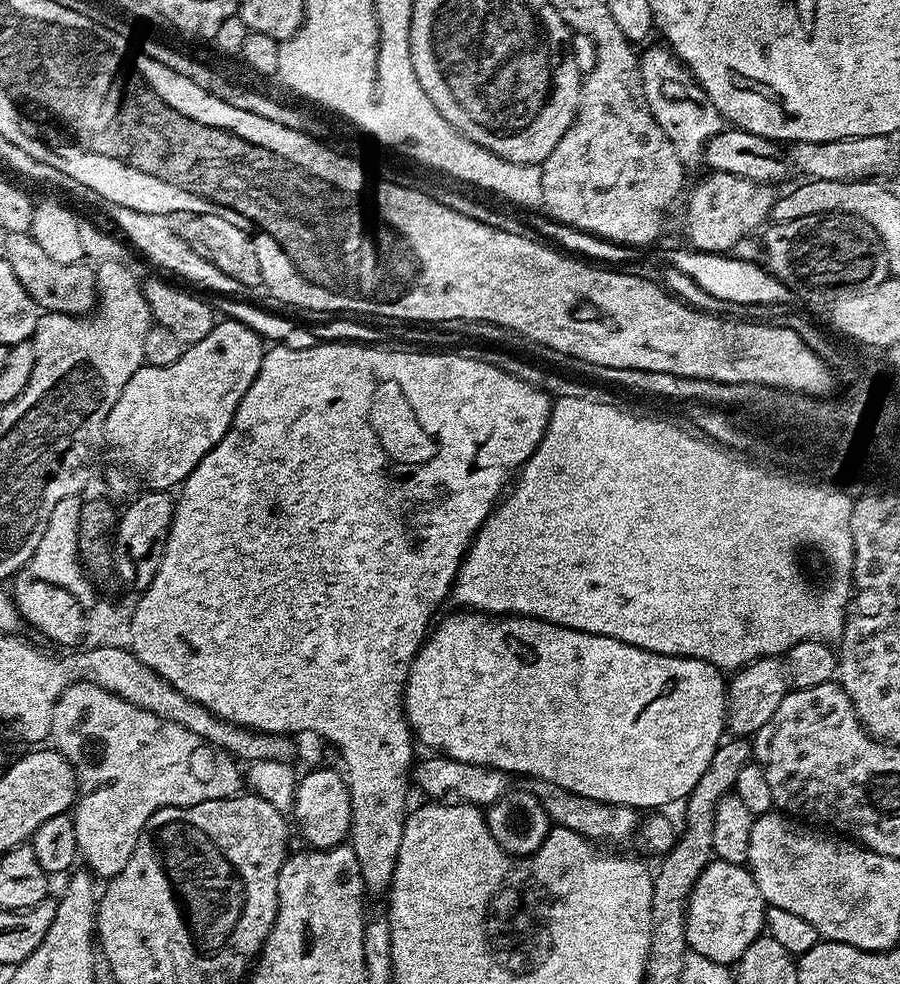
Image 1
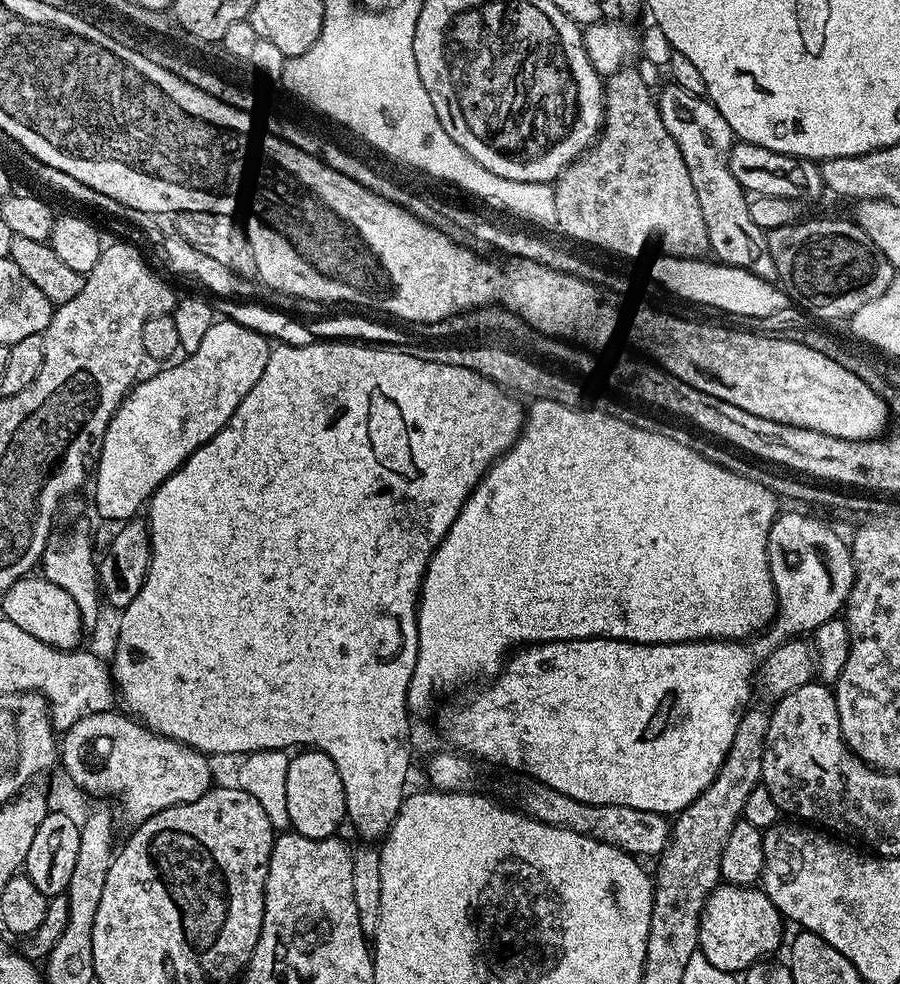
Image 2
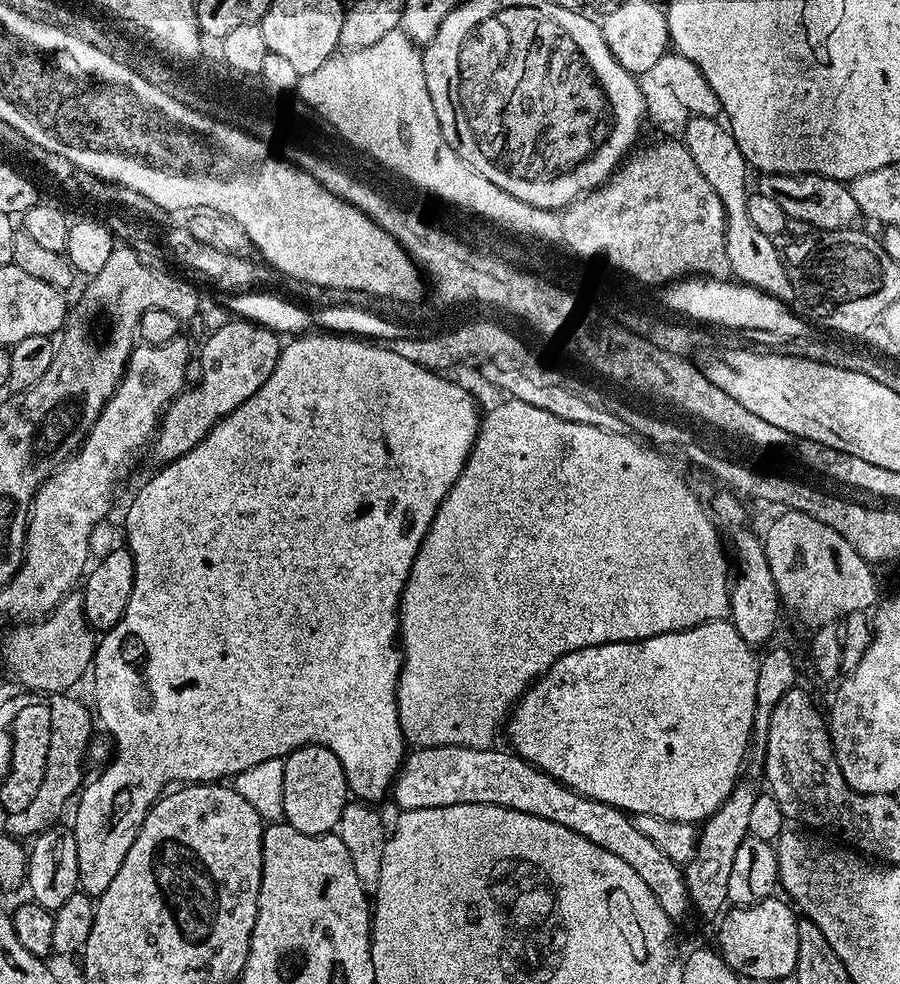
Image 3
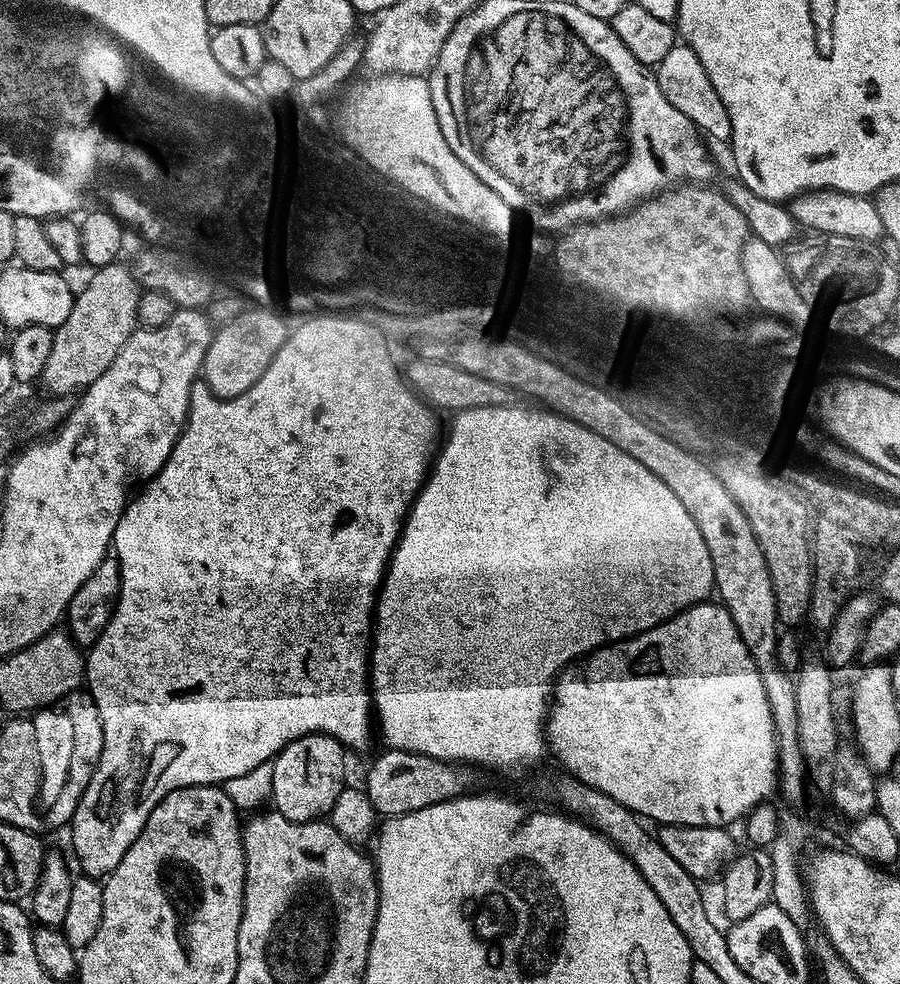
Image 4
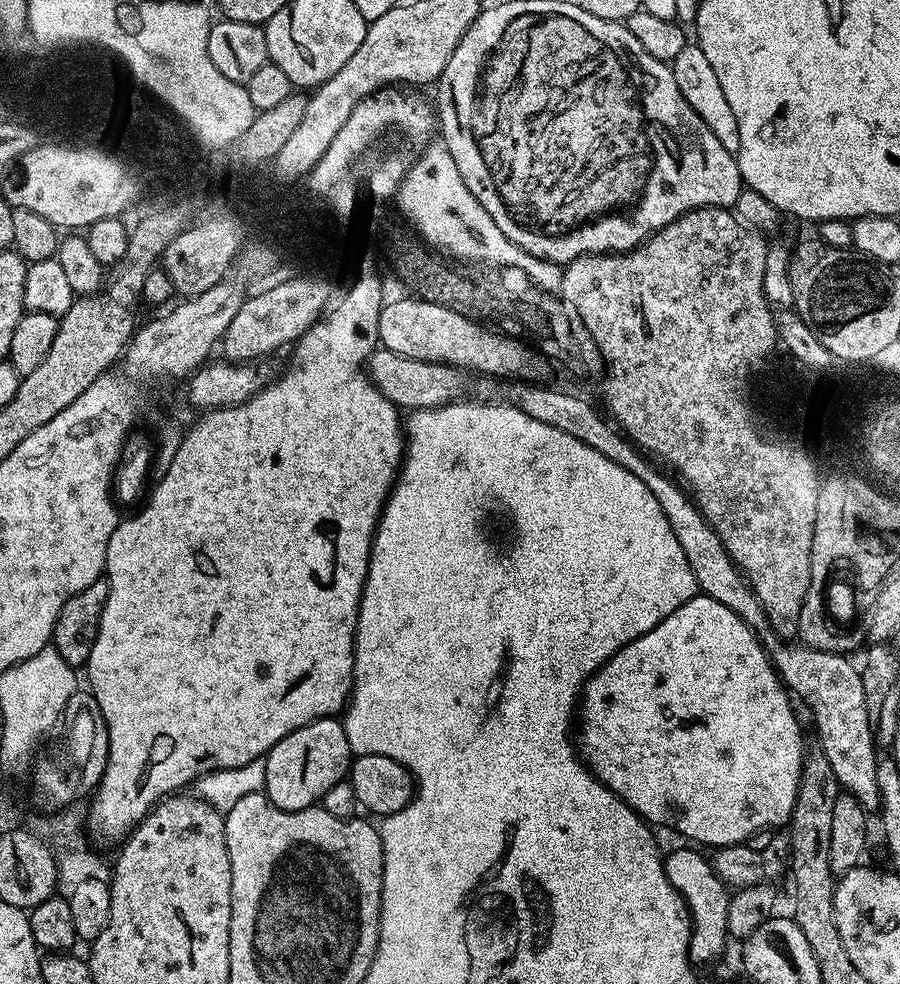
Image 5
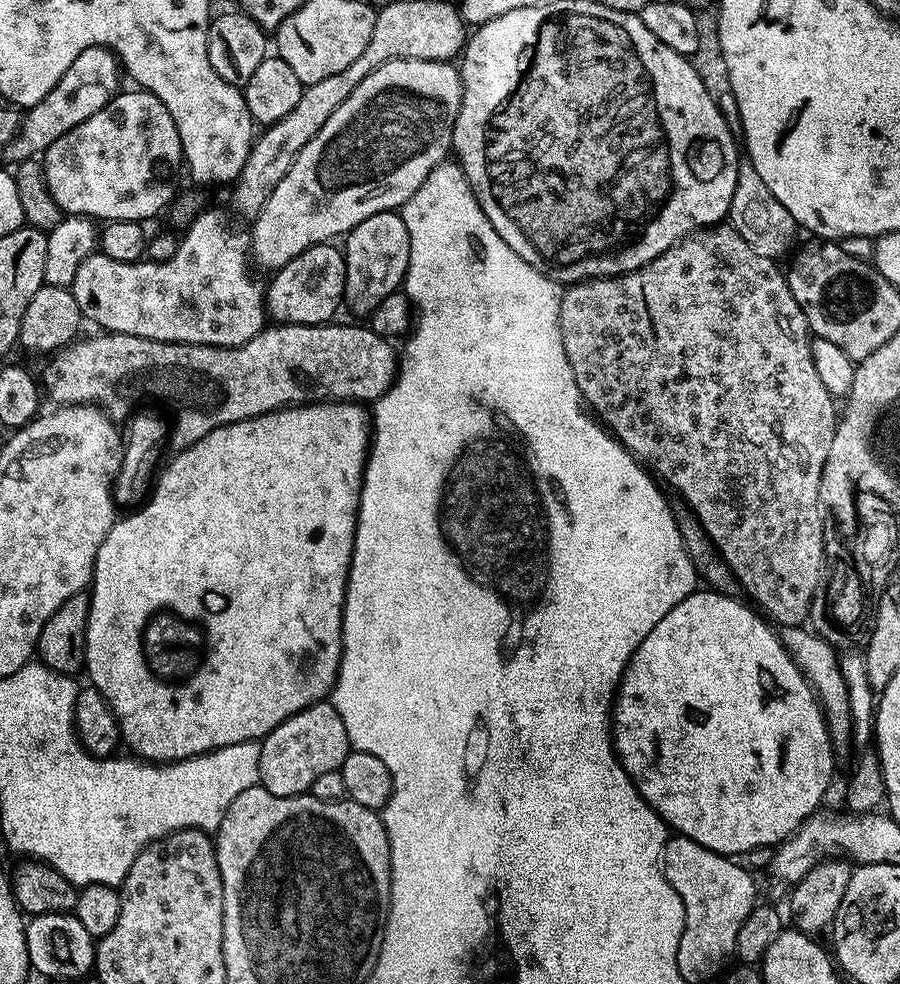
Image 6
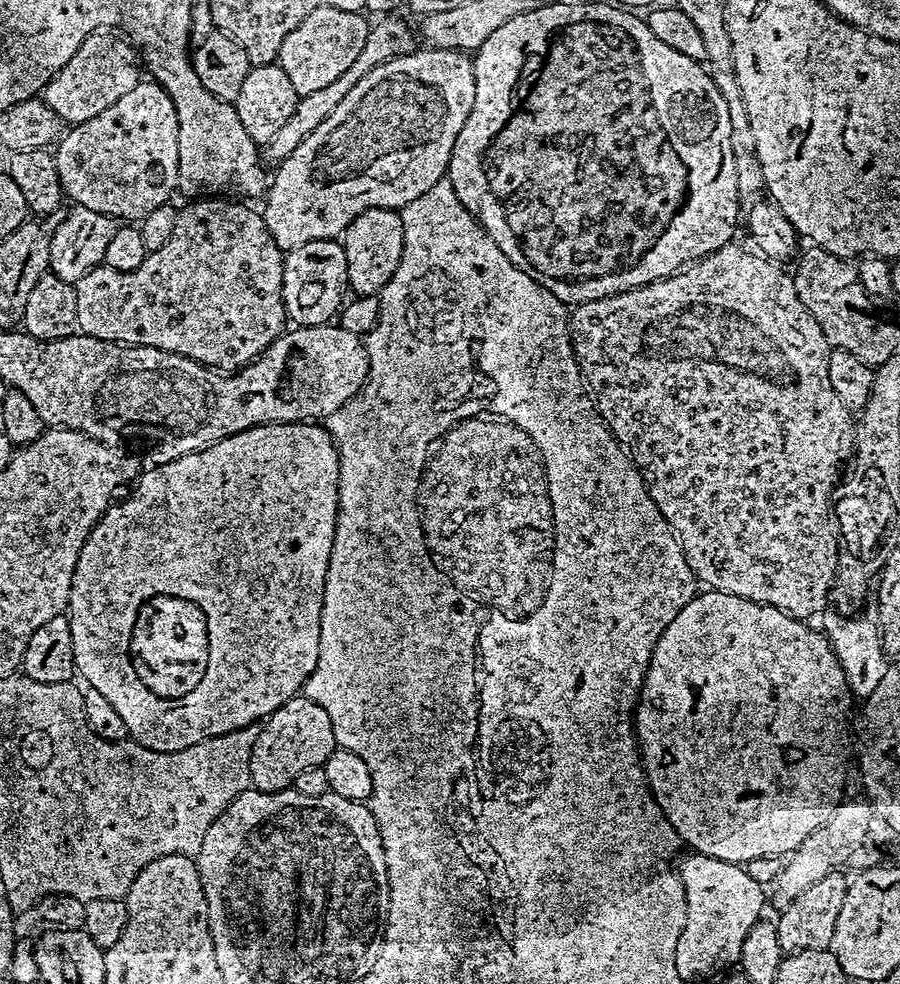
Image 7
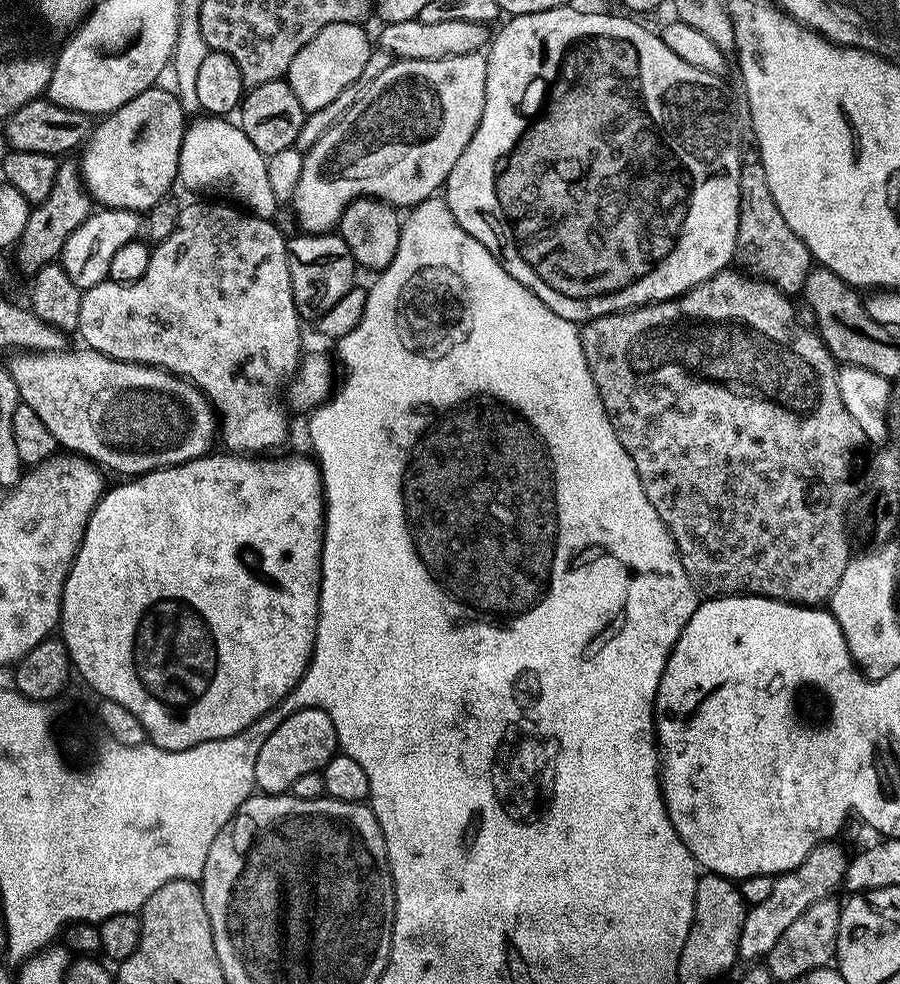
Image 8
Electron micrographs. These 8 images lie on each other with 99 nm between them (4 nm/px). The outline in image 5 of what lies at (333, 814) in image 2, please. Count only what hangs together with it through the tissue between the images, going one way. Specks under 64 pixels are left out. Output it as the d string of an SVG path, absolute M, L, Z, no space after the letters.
M339 719L315 720L286 734L263 757L268 802L287 812L319 805L327 791L349 775L353 759L352 747Z

